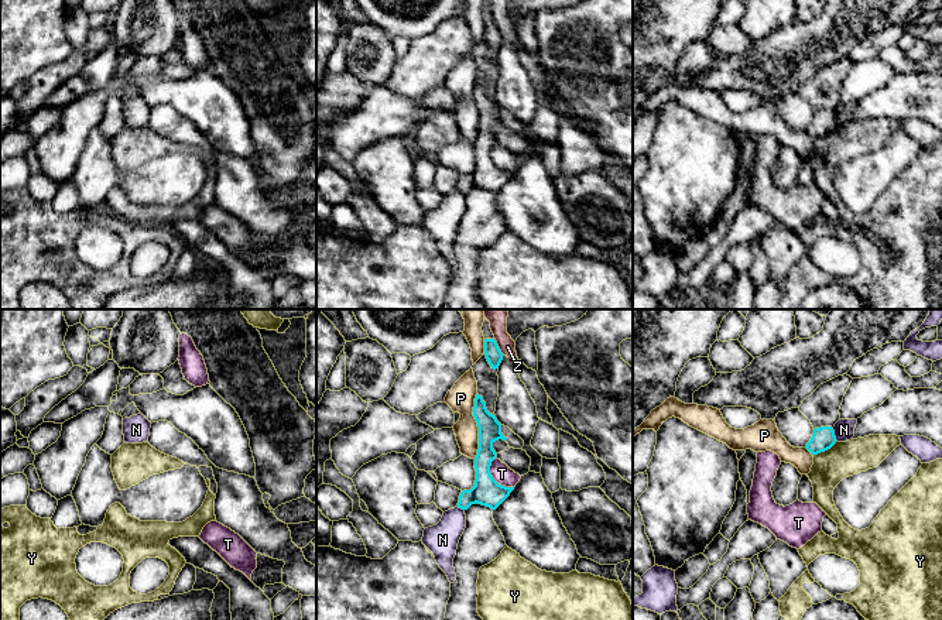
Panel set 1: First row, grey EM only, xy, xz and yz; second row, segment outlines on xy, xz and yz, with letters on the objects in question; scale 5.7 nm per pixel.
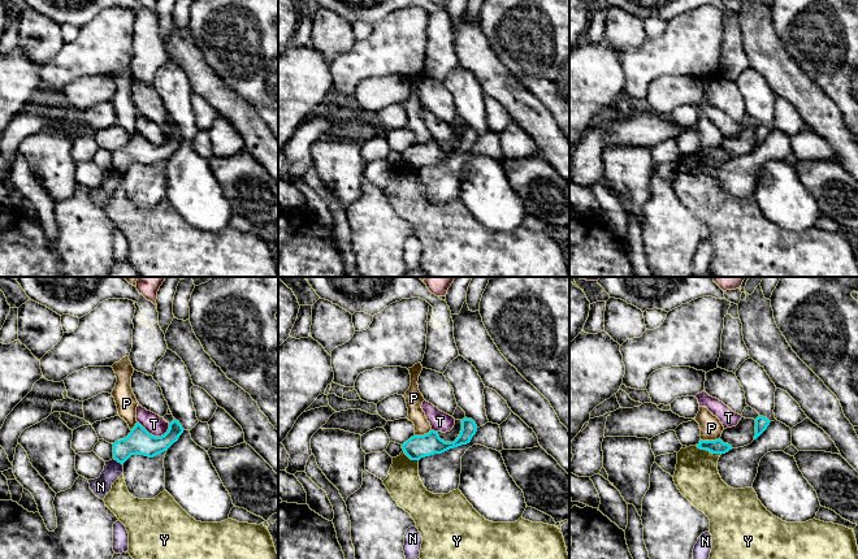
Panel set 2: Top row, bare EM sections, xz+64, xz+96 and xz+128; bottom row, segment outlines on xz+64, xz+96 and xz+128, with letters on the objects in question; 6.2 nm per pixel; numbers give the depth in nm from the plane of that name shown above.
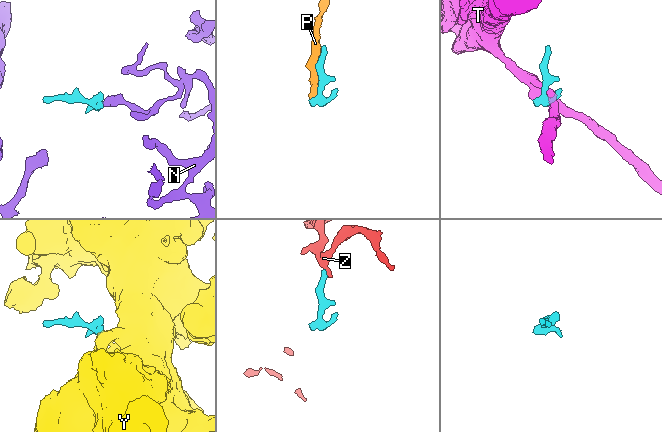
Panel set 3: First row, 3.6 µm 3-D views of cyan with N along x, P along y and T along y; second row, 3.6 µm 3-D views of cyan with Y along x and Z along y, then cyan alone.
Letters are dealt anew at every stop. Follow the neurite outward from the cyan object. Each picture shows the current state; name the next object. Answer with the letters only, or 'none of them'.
none of them

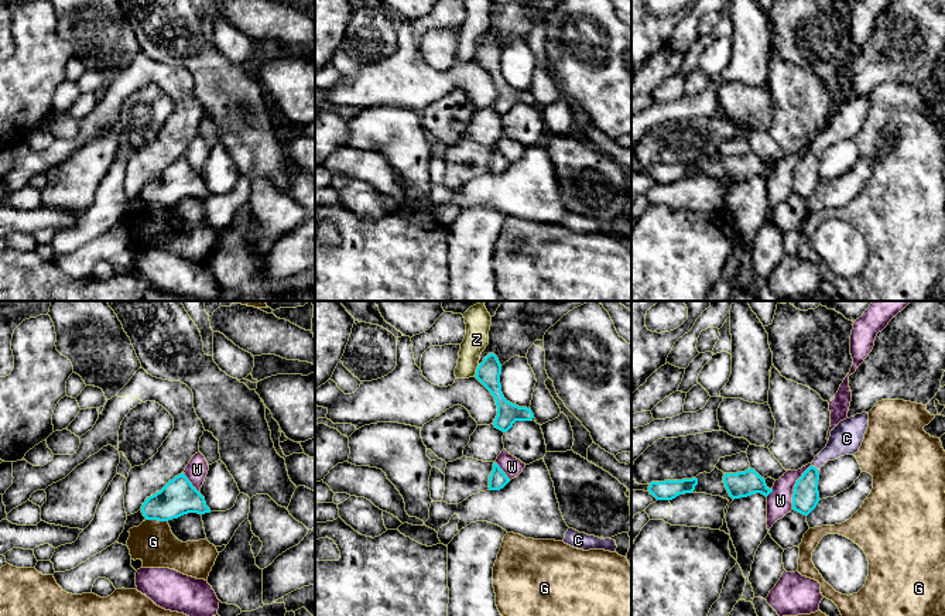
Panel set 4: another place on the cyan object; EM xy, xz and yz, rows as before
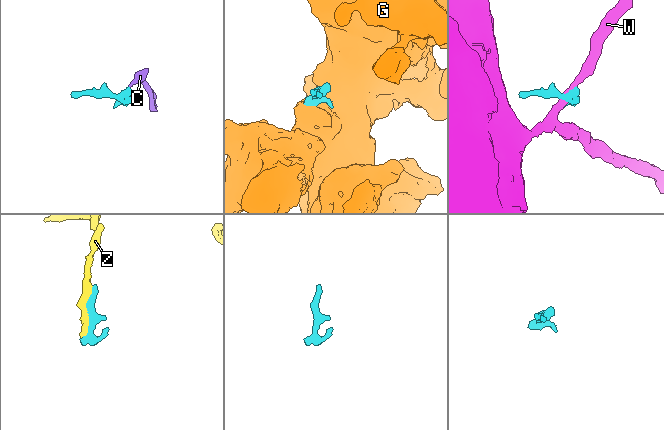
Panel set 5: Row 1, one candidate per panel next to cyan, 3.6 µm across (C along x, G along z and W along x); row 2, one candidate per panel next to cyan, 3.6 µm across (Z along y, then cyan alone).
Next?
C

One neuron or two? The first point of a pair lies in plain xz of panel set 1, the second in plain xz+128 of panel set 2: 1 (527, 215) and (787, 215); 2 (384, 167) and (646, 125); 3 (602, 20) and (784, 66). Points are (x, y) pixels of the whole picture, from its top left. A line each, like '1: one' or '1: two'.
1: one
2: two
3: two

